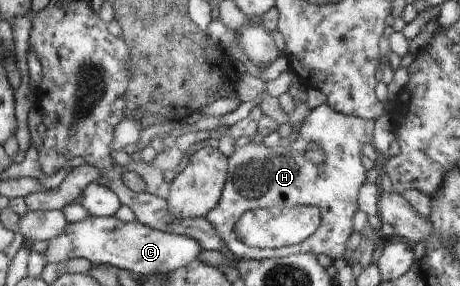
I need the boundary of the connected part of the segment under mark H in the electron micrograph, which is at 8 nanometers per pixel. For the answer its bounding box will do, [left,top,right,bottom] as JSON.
[204,104,374,260]

